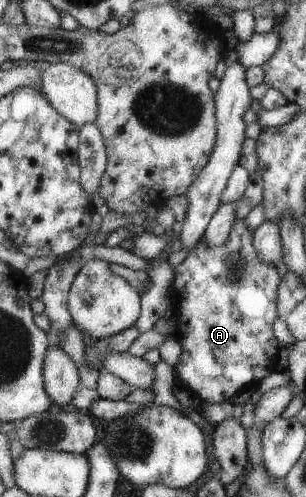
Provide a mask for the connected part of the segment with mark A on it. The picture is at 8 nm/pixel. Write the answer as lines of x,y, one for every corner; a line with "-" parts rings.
245,218
237,219
230,238
224,246
212,248
202,238
196,248
175,268
173,303
178,305
178,319
174,334
183,346
177,375
202,401
206,403
232,400
244,389
254,389
274,370
276,358
280,354
281,343
274,334
274,320
280,318
279,288
280,278
272,262
264,262
254,244
254,231
249,230

